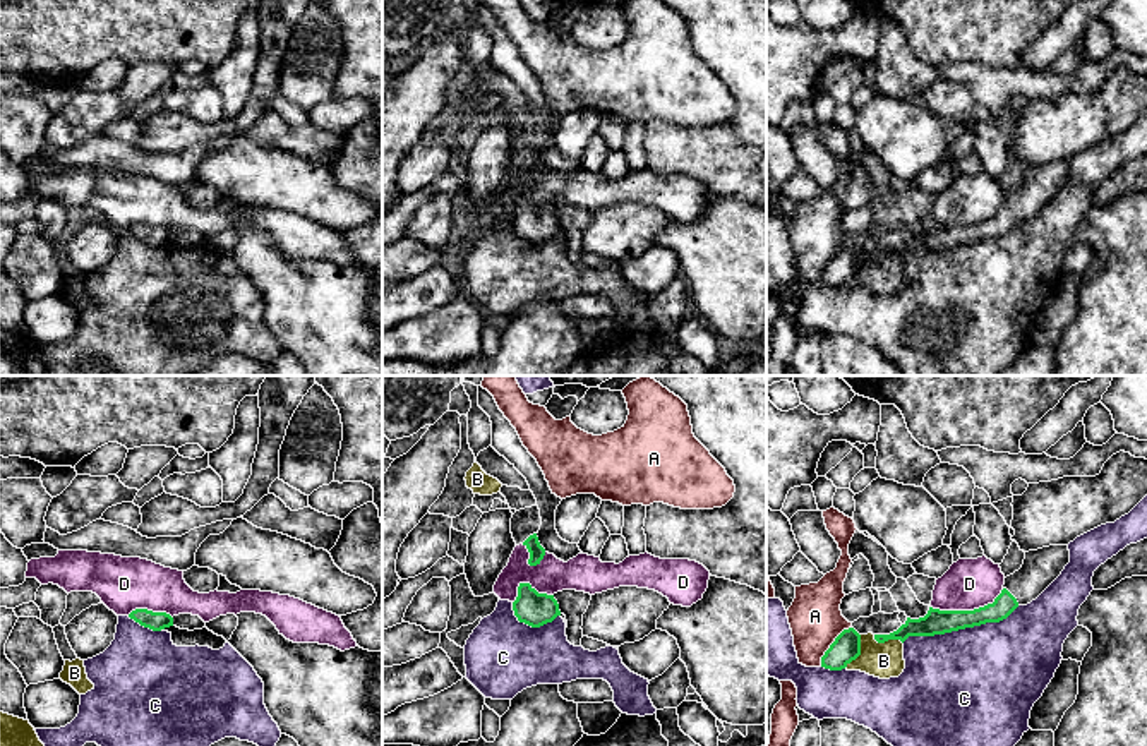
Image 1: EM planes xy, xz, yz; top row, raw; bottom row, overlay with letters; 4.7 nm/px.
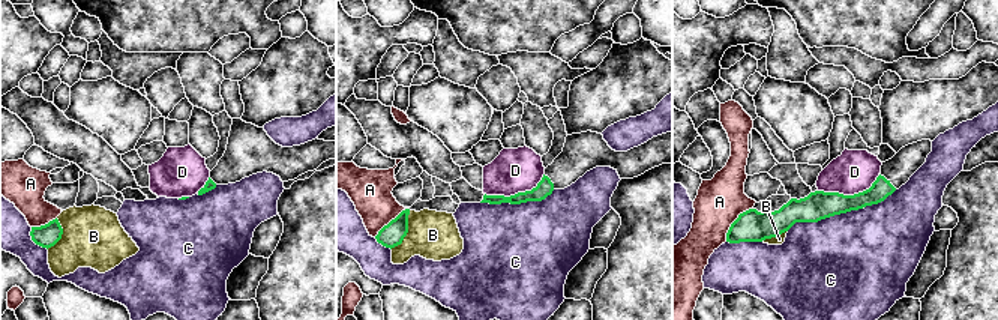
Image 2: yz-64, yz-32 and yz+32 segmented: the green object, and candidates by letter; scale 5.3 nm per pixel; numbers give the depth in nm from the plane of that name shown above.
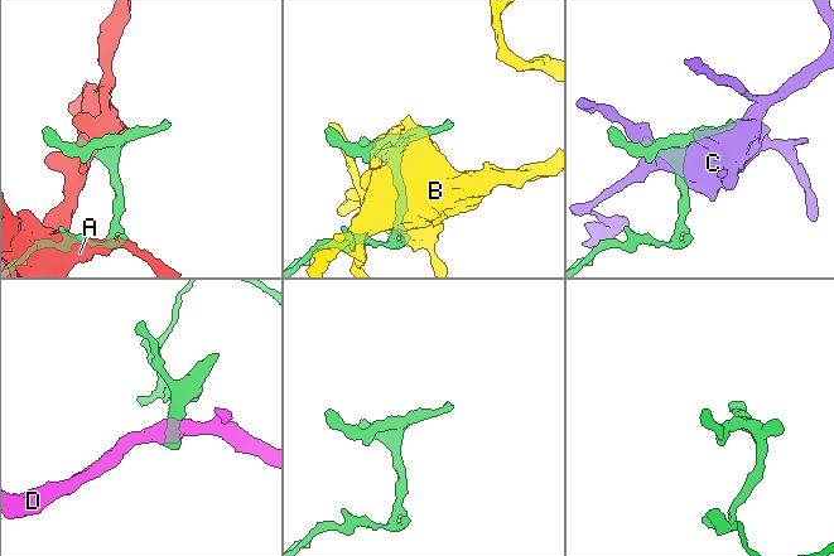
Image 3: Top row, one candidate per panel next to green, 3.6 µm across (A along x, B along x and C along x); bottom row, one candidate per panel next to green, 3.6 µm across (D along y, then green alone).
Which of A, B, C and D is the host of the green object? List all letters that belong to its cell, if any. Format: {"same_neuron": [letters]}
{"same_neuron": []}

